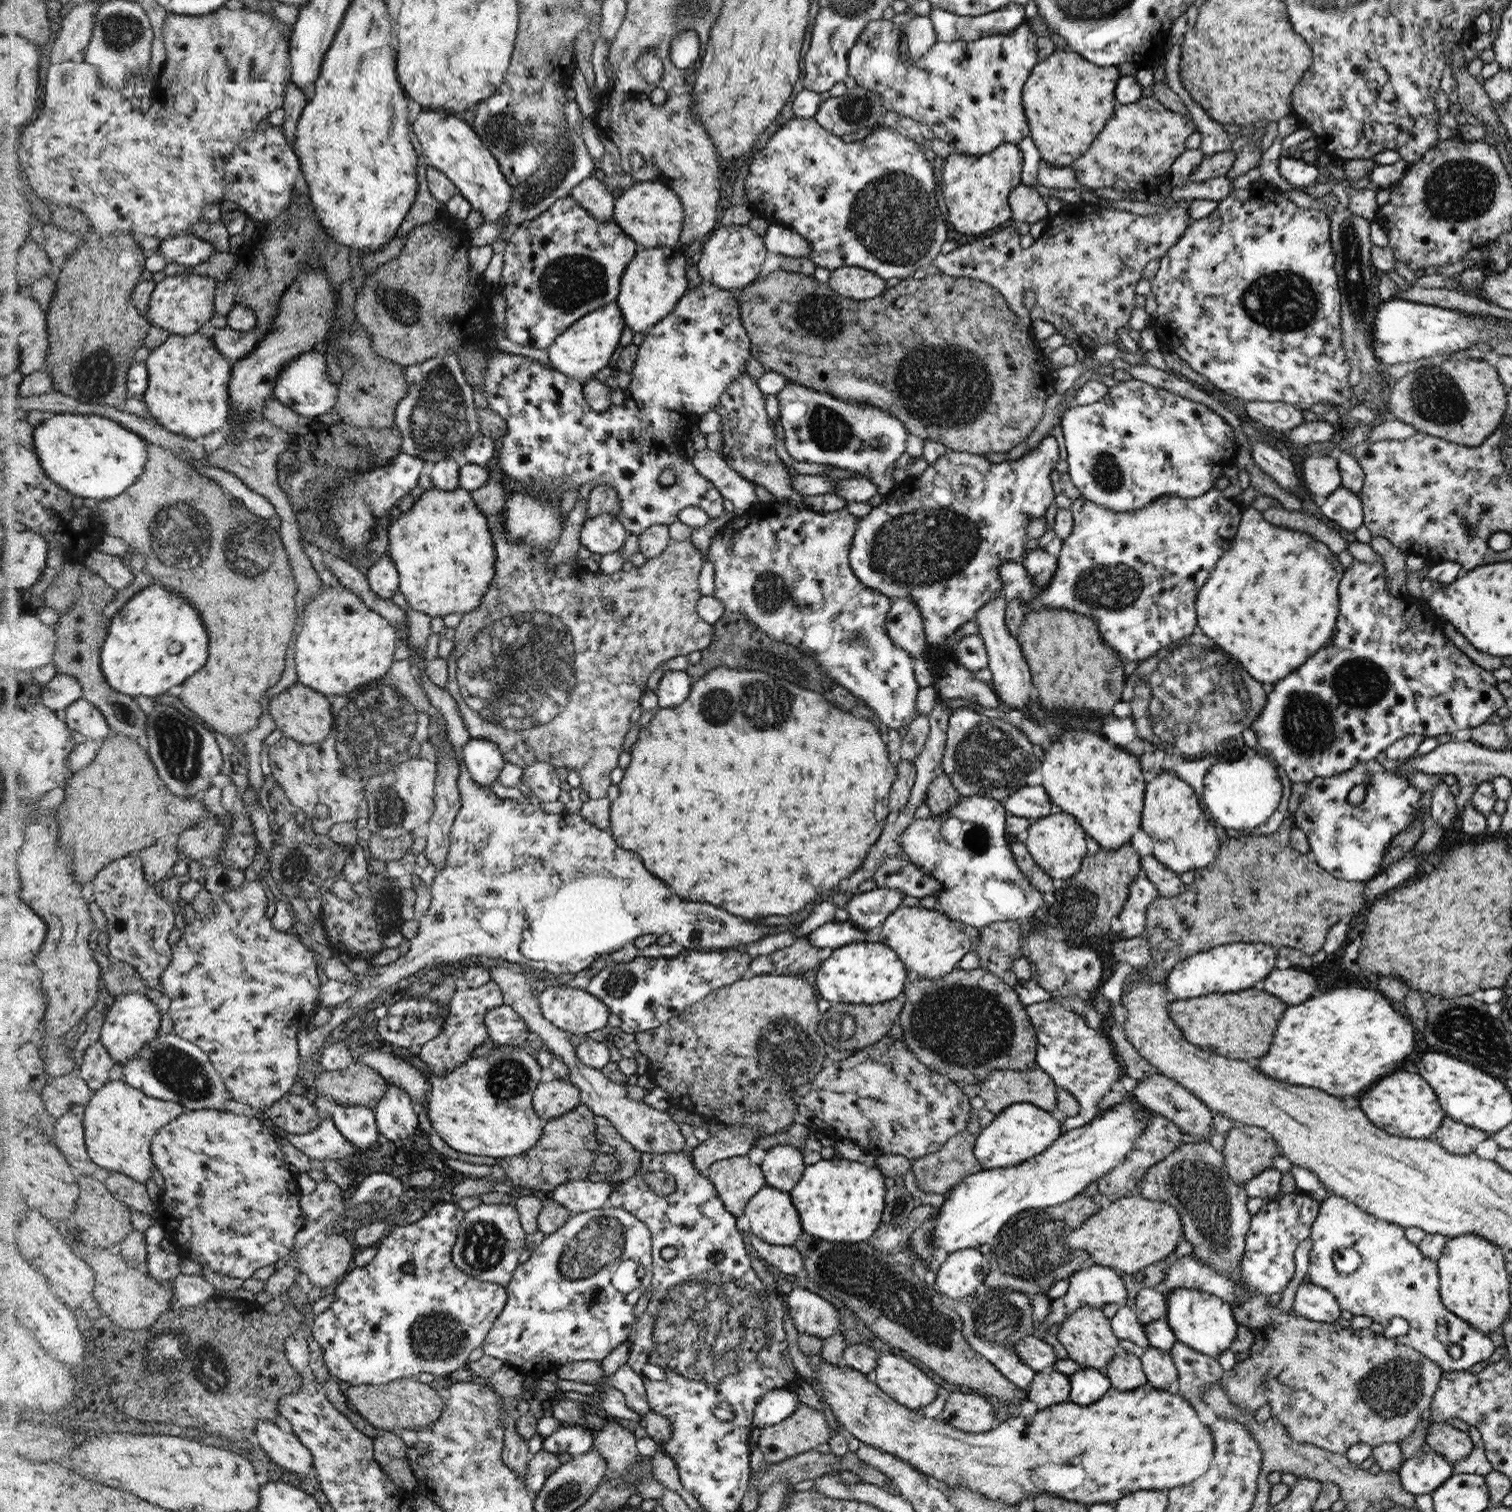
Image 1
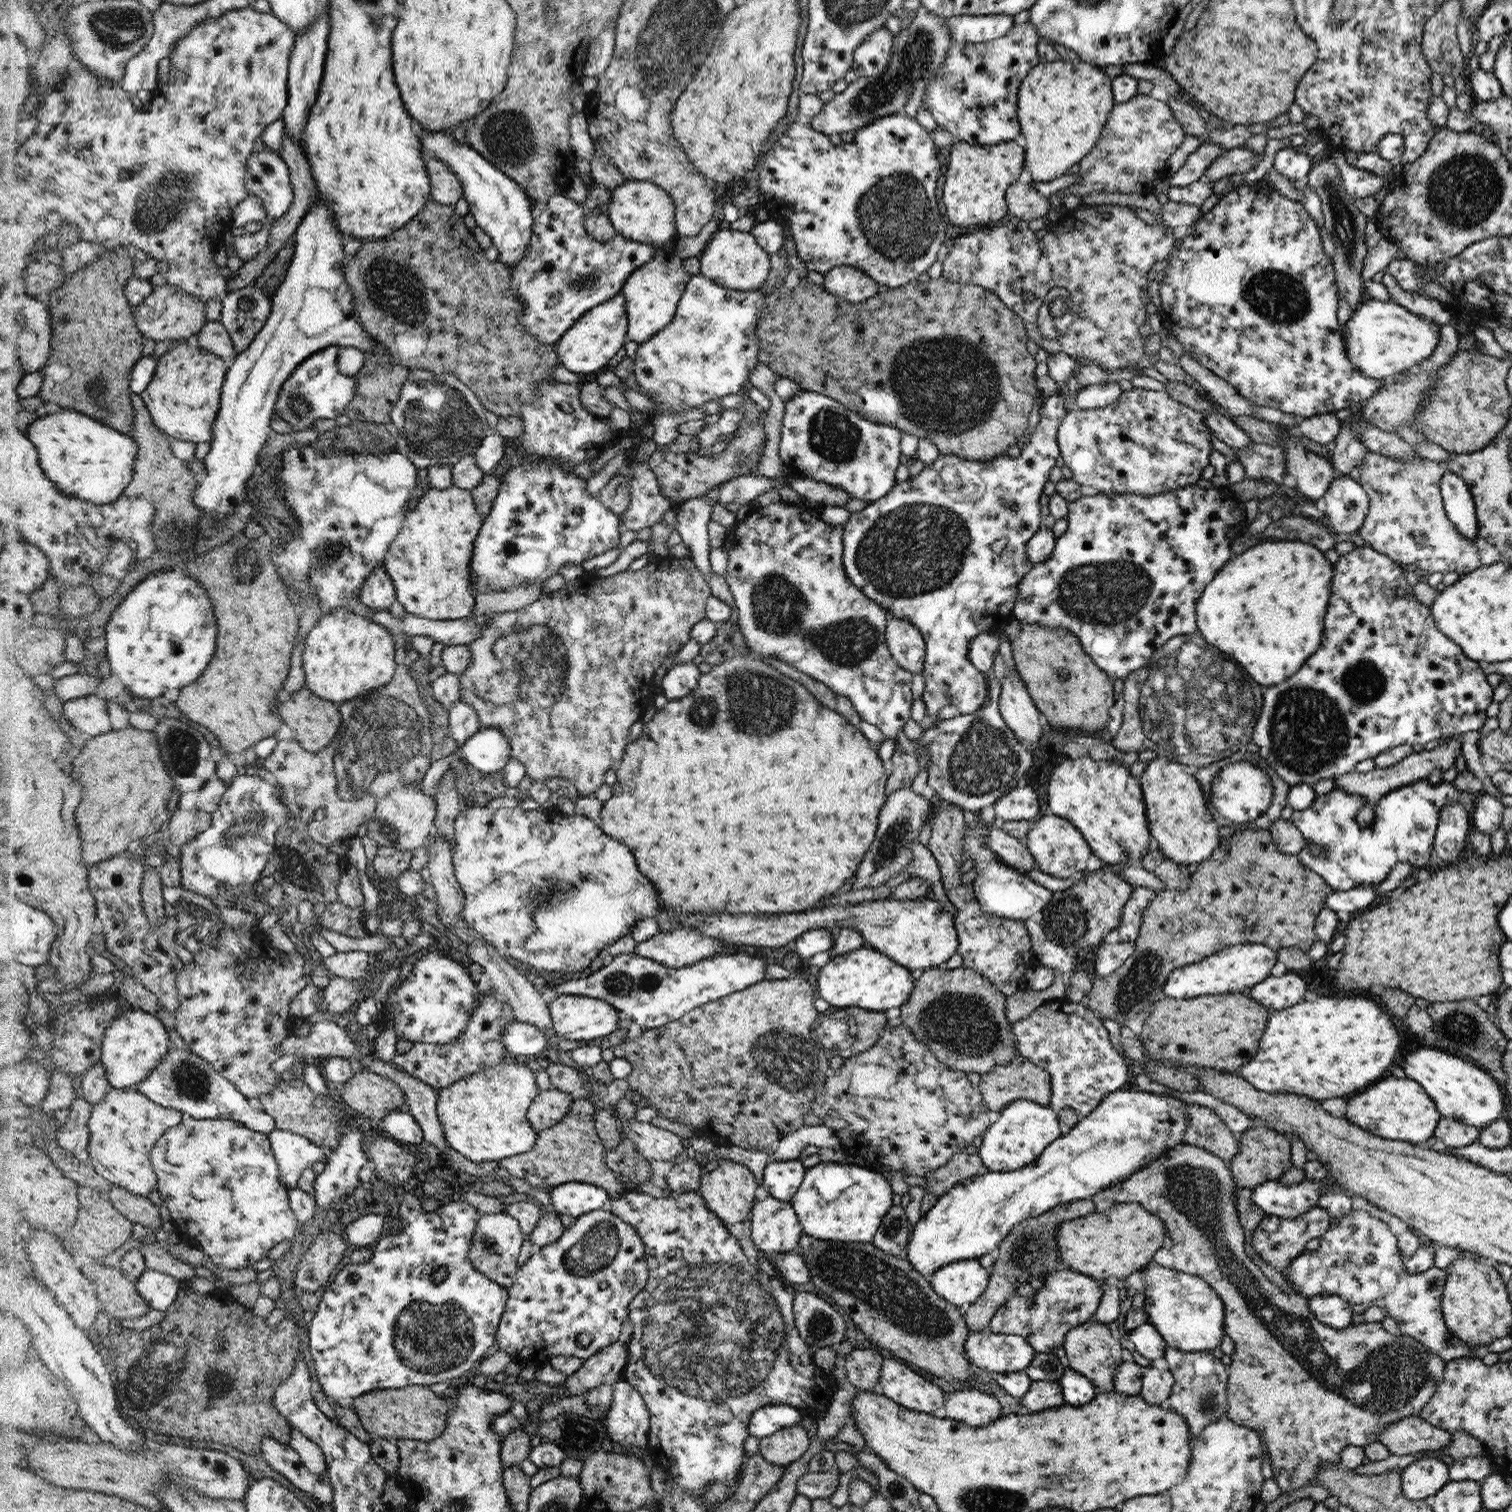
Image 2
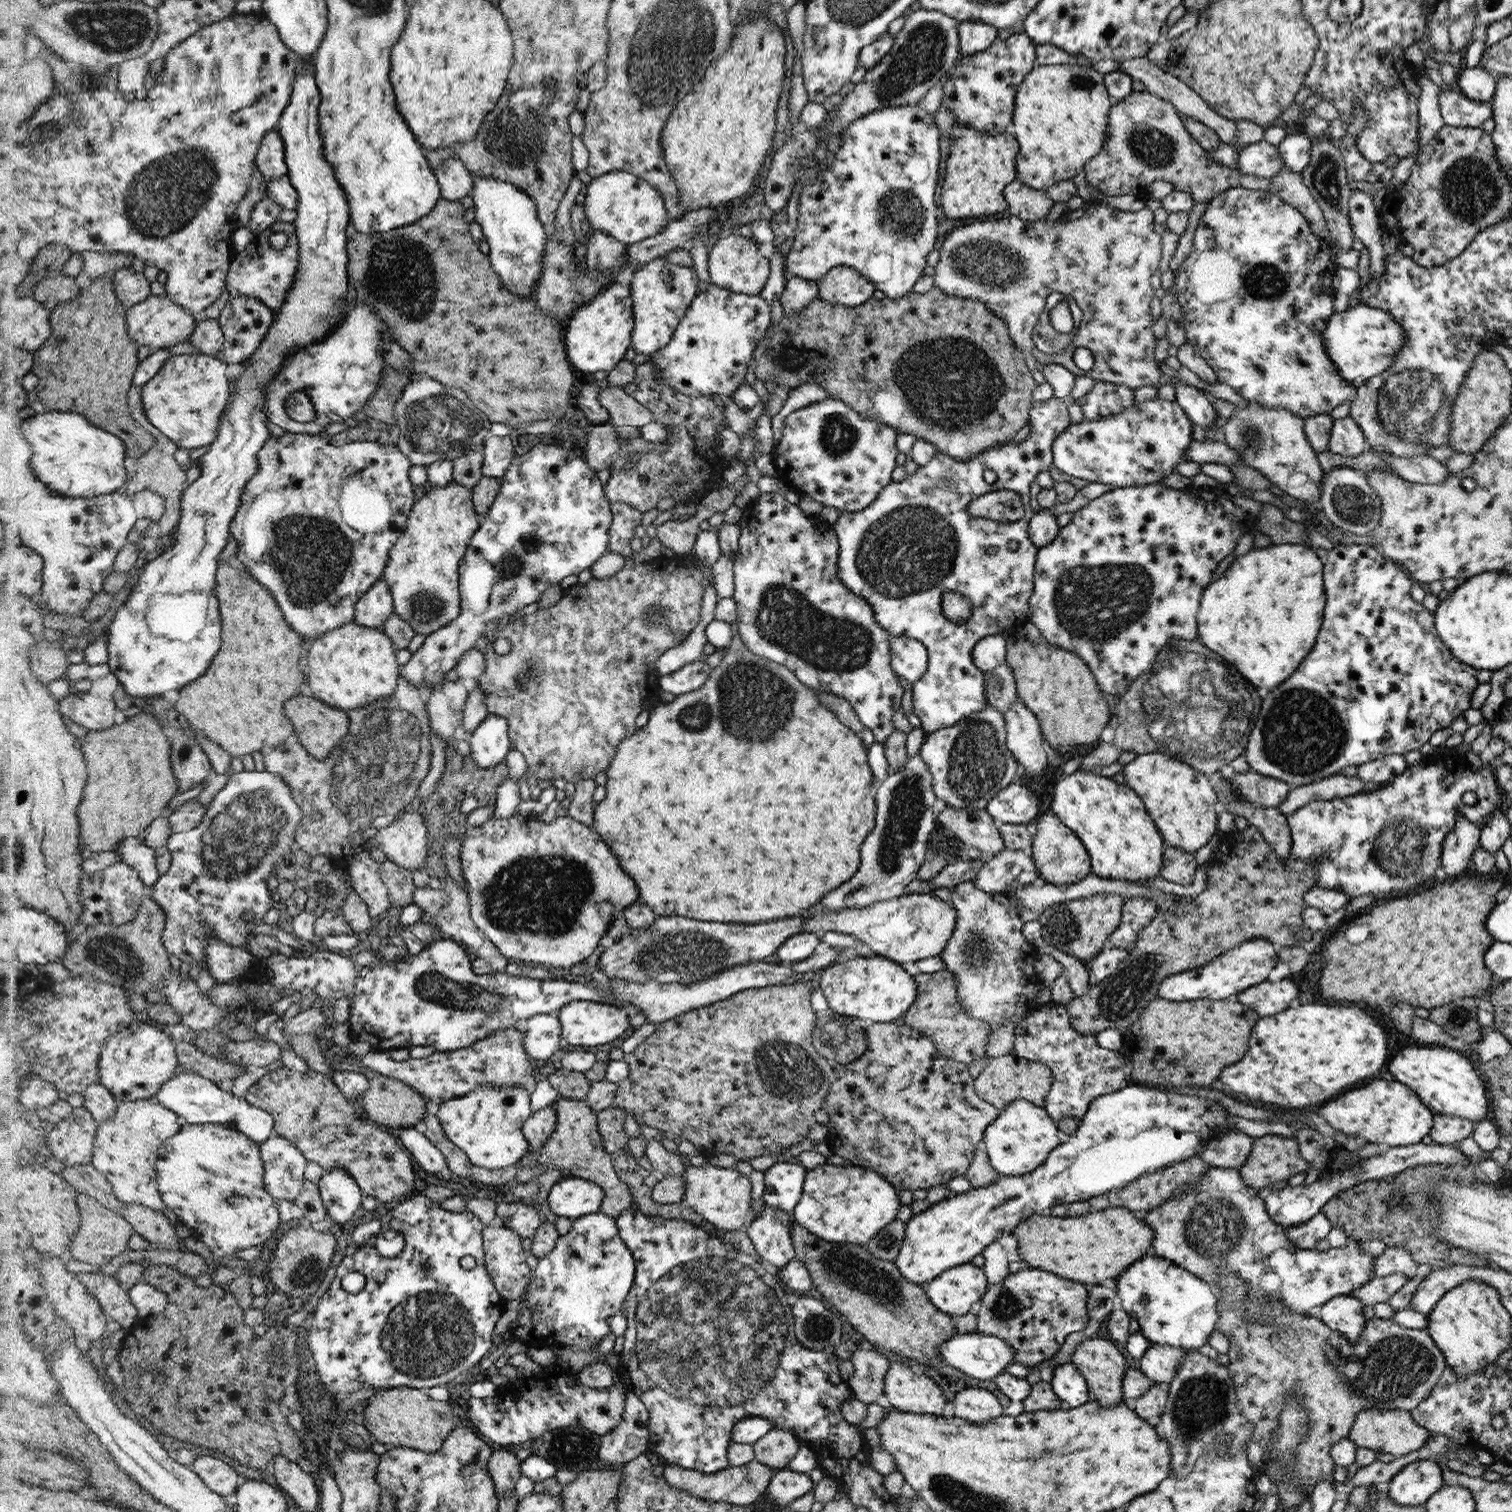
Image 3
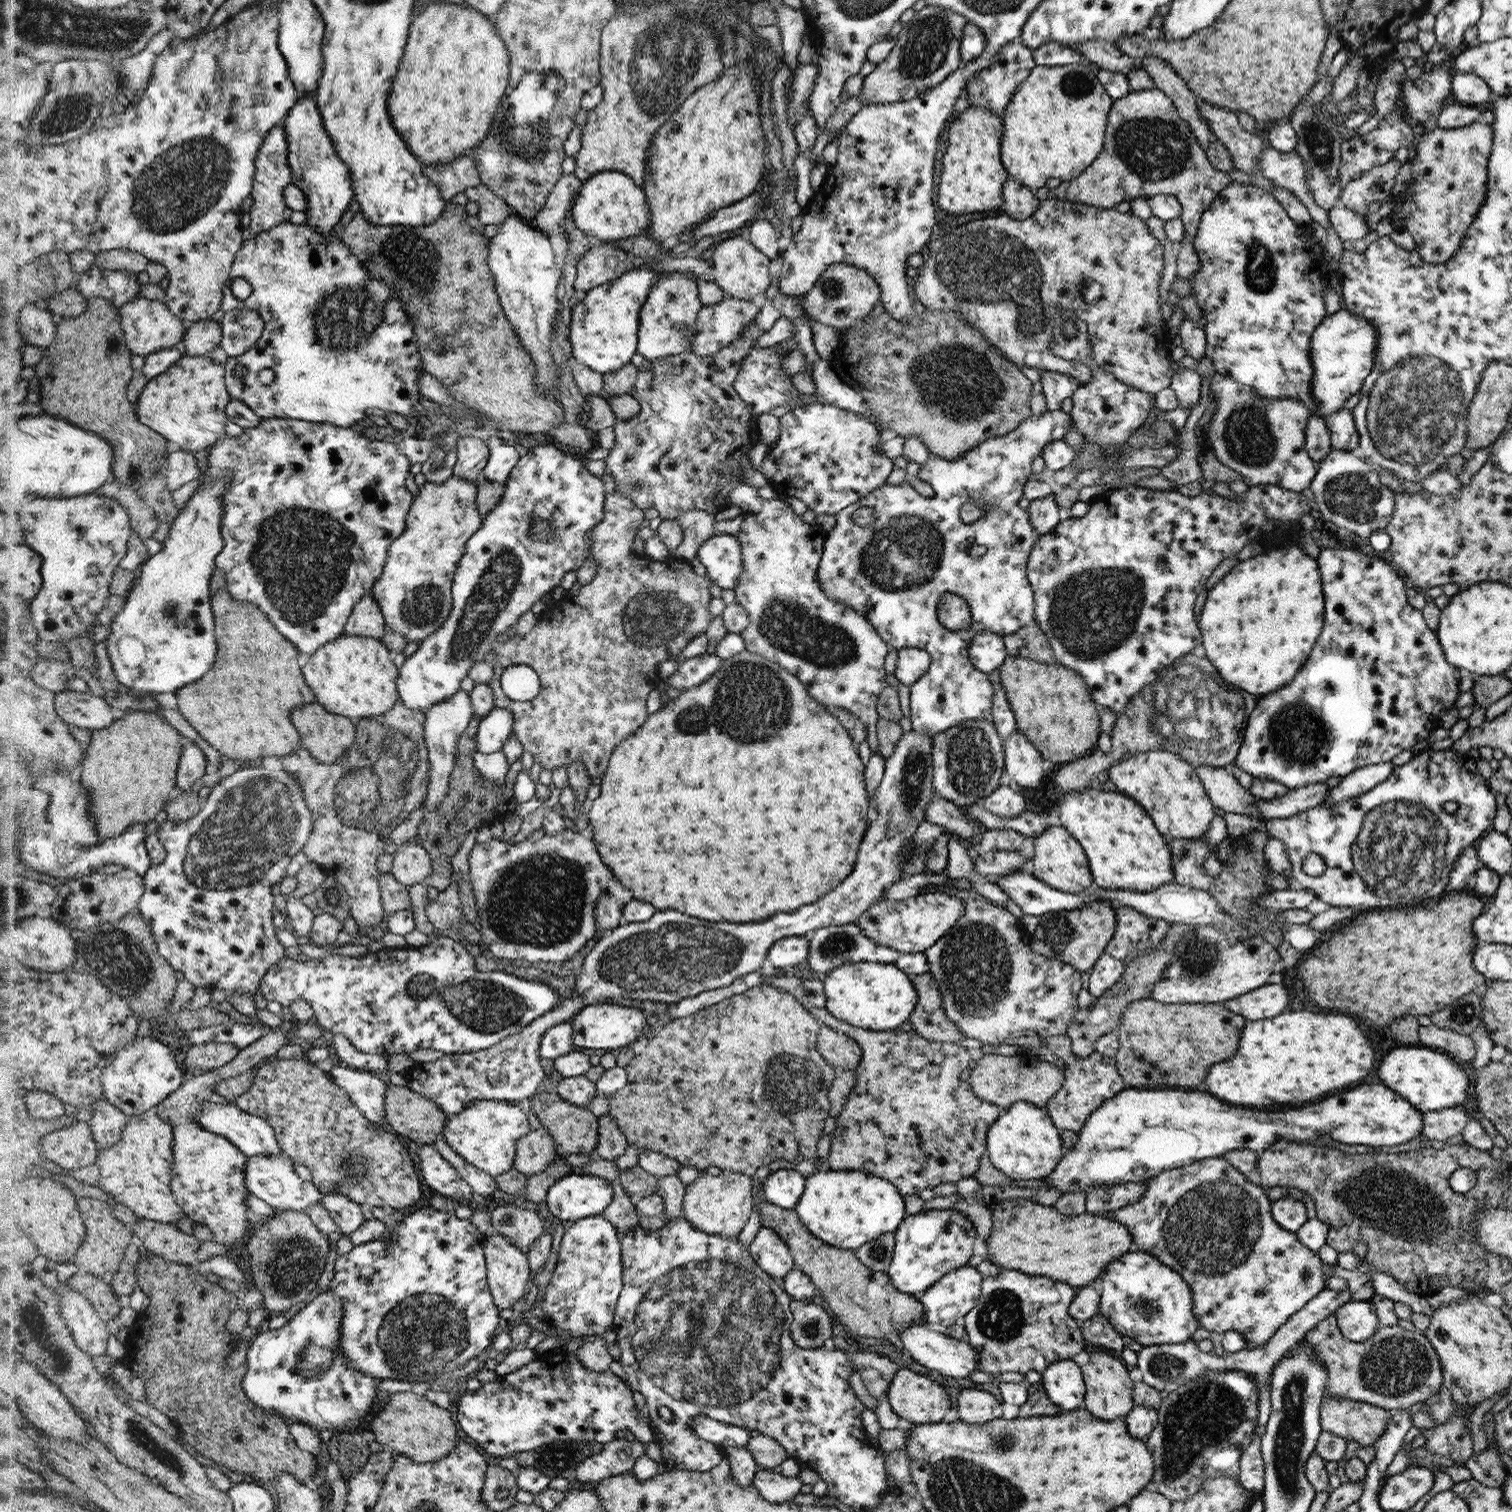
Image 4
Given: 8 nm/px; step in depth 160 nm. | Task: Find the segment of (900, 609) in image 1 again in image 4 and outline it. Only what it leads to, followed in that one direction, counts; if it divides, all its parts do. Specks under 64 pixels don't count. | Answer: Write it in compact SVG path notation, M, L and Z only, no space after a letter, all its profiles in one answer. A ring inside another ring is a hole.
M915 647L898 650L898 660L894 675L902 684L910 686L918 681L931 666L928 652Z

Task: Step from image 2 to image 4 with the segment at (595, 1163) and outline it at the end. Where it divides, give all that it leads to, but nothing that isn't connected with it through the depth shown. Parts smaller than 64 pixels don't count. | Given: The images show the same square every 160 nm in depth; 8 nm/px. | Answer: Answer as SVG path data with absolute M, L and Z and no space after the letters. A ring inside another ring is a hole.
M538 1092L530 1098L530 1110L542 1127L550 1133L558 1156L593 1155L600 1141L600 1121L586 1107L576 1106L574 1103L566 1102L558 1093ZM618 1182L613 1185L613 1201L600 1215L609 1219L617 1227L618 1234L624 1236L639 1226L639 1214L635 1211L634 1200L628 1196L626 1190Z

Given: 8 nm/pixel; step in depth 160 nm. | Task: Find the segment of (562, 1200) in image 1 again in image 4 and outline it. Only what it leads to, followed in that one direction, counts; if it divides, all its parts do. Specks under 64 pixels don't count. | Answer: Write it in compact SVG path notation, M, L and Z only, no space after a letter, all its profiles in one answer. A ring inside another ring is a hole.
M570 1172L550 1186L547 1198L548 1215L551 1220L565 1225L582 1218L600 1215L613 1201L615 1185L604 1178L588 1173Z

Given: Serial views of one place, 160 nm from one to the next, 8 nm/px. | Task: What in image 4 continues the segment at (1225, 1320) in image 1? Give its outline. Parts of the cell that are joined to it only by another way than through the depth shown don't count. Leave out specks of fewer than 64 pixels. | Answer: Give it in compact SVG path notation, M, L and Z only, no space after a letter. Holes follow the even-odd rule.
M1132 1250L1122 1258L1110 1262L1105 1272L1096 1280L1100 1293L1099 1315L1108 1322L1121 1336L1134 1338L1142 1346L1174 1344L1190 1340L1190 1336L1199 1327L1193 1315L1193 1298L1188 1282L1173 1268L1166 1266L1153 1255Z

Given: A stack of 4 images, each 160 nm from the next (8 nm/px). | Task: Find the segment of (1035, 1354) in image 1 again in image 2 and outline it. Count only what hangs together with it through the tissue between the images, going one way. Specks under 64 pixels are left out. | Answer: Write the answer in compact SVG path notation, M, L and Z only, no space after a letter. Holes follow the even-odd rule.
M985 1329L969 1335L965 1353L974 1366L1000 1373L1024 1371L1037 1352L1023 1336L994 1334Z

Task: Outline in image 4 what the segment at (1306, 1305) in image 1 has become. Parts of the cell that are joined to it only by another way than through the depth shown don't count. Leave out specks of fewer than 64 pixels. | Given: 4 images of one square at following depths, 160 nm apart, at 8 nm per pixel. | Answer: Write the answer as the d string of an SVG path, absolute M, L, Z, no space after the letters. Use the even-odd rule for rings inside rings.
M1370 1299L1348 1301L1339 1306L1334 1314L1341 1333L1350 1342L1364 1342L1381 1327L1376 1307Z

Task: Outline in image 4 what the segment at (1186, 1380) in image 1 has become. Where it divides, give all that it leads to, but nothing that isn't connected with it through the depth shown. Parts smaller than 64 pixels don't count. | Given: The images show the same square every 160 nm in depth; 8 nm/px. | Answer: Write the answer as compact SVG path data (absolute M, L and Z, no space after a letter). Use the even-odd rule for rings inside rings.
M1207 1370L1168 1394L1157 1408L1158 1424L1146 1438L1153 1455L1152 1486L1166 1498L1185 1502L1209 1478L1238 1478L1243 1452L1258 1425L1257 1386L1247 1372Z

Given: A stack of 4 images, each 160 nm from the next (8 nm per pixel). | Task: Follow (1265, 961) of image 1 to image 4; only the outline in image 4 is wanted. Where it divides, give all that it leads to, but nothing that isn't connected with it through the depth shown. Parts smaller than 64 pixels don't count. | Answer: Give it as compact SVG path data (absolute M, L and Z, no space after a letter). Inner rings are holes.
M1197 925L1183 928L1184 936L1173 948L1174 960L1161 974L1160 980L1154 985L1151 998L1166 1004L1210 1004L1225 1003L1241 994L1246 994L1264 986L1268 982L1268 976L1272 974L1274 966L1281 960L1281 956L1270 942L1257 935L1242 941L1226 941L1226 936L1213 925Z

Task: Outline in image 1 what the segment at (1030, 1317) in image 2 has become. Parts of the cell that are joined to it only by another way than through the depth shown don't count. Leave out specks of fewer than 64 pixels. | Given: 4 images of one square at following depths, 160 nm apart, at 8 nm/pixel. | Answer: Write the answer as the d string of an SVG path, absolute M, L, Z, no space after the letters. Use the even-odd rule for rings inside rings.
M1094 1265L1091 1268L1076 1271L1069 1277L1069 1289L1067 1292L1061 1297L1051 1300L1048 1315L1043 1321L1035 1322L1033 1334L1043 1339L1042 1335L1044 1332L1049 1330L1053 1324L1061 1325L1071 1314L1077 1312L1079 1308L1088 1305L1100 1309L1105 1304L1112 1303L1124 1306L1127 1296L1128 1294L1126 1293L1121 1273L1116 1272L1114 1269Z

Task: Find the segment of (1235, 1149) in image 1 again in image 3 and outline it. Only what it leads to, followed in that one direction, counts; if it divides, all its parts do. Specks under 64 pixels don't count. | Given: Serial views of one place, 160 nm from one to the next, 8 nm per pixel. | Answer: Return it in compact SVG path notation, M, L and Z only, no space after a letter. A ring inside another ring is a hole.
M1262 1136L1254 1138L1250 1157L1239 1168L1243 1182L1252 1189L1271 1187L1275 1182L1289 1180L1294 1174L1305 1173L1308 1170L1308 1162L1302 1158L1299 1152L1299 1144L1296 1140L1283 1136Z

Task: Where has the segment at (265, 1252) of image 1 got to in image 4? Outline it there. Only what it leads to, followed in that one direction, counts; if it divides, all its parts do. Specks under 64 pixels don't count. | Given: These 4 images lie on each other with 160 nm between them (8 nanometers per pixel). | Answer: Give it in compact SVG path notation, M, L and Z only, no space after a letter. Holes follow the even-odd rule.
M196 1122L178 1125L176 1127L175 1140L174 1156L176 1156L176 1163L172 1174L172 1190L174 1190L174 1196L176 1196L178 1202L185 1208L185 1211L189 1214L189 1218L191 1218L195 1224L202 1223L206 1226L211 1226L215 1230L216 1241L220 1244L229 1245L233 1244L233 1242L244 1242L244 1238L249 1235L249 1232L254 1226L254 1224L251 1224L250 1220L248 1220L248 1211L251 1210L251 1208L249 1208L249 1204L247 1204L248 1196L254 1196L252 1195L252 1191L248 1189L248 1185L246 1185L246 1176L248 1176L248 1174L246 1174L246 1167L250 1157L248 1157L246 1153L242 1153L242 1149L234 1145L234 1143L230 1141L230 1138L226 1138L220 1134L215 1134L213 1131L205 1129L204 1126Z

